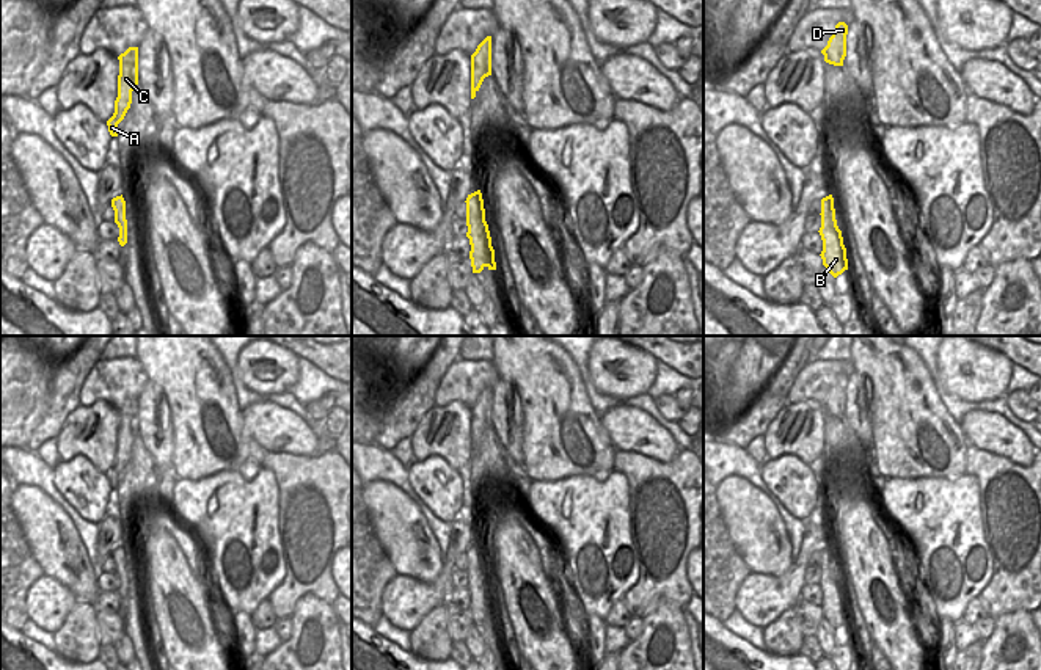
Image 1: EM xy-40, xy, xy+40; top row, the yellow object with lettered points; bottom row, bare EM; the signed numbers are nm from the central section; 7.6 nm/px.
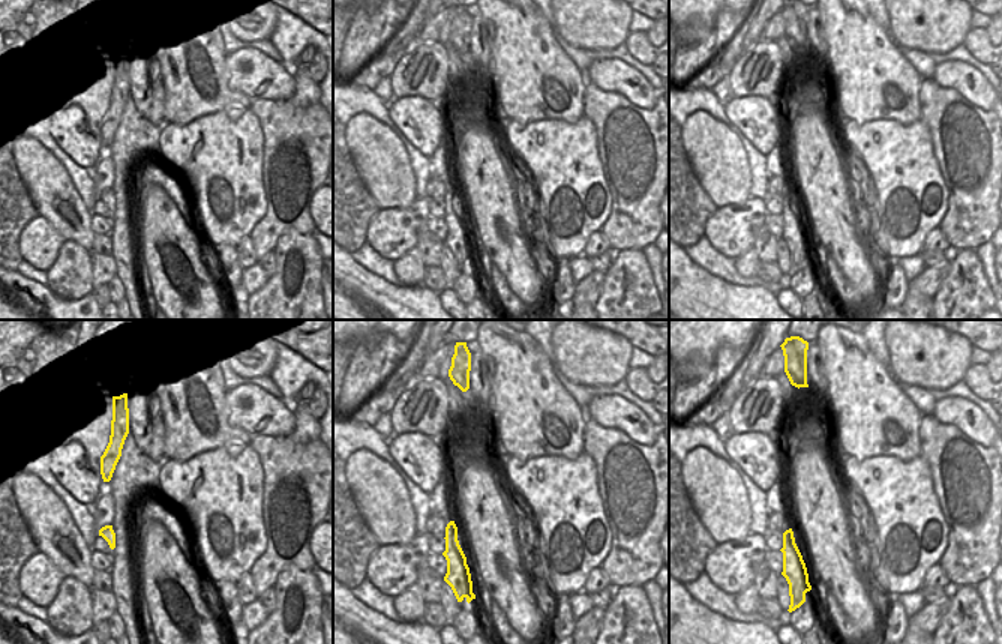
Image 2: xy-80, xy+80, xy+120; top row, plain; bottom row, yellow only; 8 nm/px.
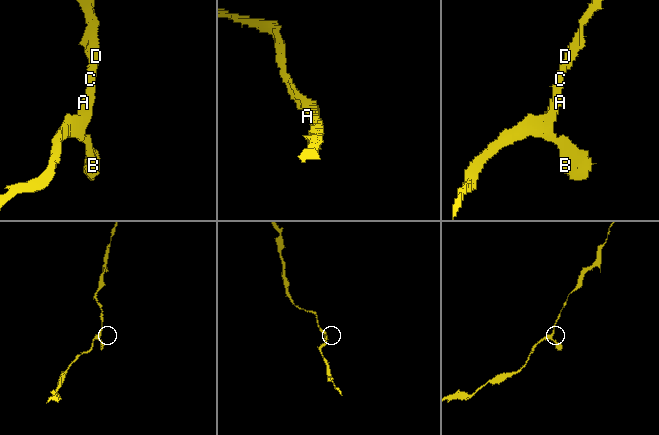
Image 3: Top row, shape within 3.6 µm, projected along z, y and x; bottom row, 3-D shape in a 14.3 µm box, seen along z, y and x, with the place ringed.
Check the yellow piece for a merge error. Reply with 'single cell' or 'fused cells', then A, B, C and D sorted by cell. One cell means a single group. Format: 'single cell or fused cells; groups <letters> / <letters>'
single cell; groups A B C D

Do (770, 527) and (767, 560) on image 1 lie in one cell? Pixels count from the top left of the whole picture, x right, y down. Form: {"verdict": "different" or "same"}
{"verdict": "same"}

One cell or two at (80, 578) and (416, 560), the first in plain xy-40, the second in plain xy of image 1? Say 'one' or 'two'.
one

